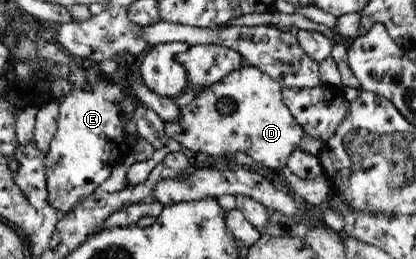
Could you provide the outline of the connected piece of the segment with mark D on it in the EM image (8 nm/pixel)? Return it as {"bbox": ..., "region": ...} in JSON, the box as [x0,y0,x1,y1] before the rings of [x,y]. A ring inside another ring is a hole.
{"bbox":[165,66,306,169],"region":[[[242,66],[227,74],[219,82],[203,89],[192,103],[181,108],[180,120],[165,122],[166,136],[179,142],[192,157],[204,154],[214,159],[232,161],[236,154],[242,153],[268,169],[284,167],[290,156],[299,150],[300,142],[306,135],[283,102],[283,88],[269,74],[260,71],[256,66]]]}

